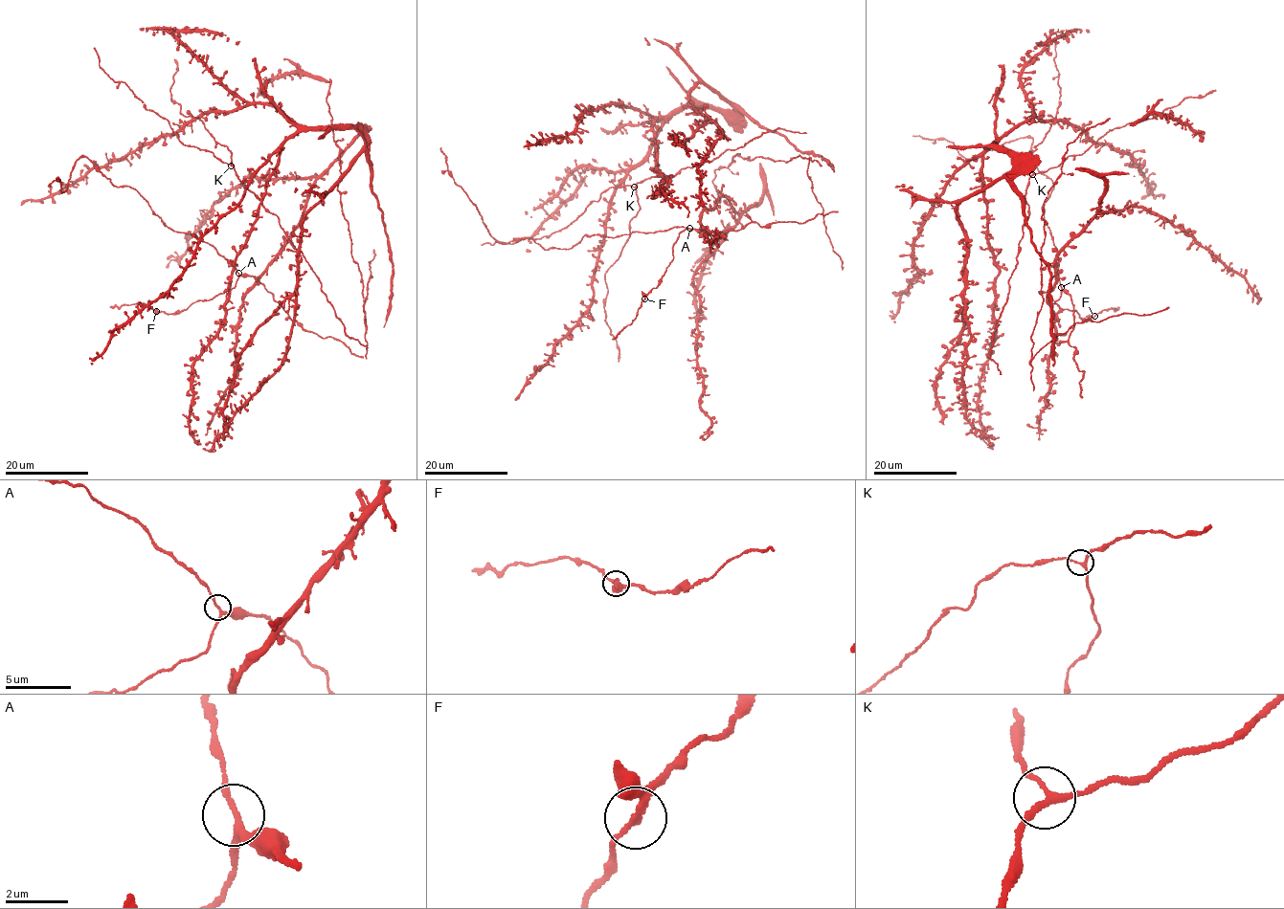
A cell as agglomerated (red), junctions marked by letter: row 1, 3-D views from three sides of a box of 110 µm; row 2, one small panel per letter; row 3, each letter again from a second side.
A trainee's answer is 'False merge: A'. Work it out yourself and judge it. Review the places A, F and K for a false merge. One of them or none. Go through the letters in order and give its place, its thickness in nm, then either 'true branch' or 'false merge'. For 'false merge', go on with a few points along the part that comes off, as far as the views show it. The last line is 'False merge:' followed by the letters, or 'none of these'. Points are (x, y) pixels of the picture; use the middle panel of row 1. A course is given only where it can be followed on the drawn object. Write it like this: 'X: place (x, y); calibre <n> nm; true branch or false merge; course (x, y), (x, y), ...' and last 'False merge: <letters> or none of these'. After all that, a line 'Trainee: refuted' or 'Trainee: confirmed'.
A: place (689, 228); calibre 190 nm; true branch
F: place (644, 299); calibre 160 nm; true branch
K: place (634, 187); calibre 190 nm; true branch
False merge: none of these
Trainee: refuted

